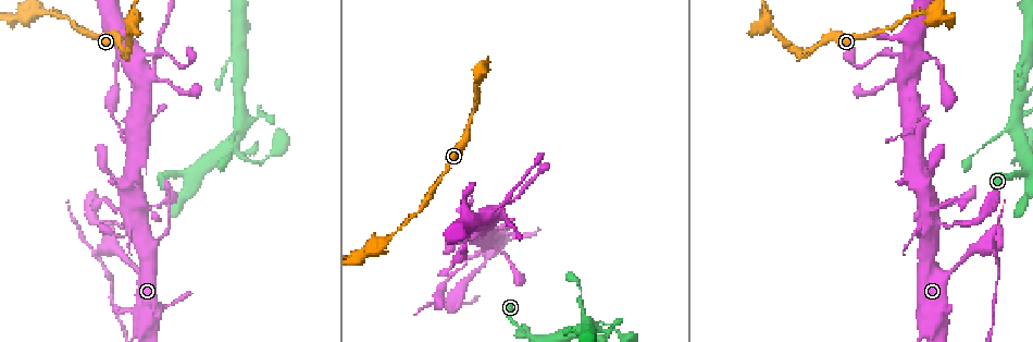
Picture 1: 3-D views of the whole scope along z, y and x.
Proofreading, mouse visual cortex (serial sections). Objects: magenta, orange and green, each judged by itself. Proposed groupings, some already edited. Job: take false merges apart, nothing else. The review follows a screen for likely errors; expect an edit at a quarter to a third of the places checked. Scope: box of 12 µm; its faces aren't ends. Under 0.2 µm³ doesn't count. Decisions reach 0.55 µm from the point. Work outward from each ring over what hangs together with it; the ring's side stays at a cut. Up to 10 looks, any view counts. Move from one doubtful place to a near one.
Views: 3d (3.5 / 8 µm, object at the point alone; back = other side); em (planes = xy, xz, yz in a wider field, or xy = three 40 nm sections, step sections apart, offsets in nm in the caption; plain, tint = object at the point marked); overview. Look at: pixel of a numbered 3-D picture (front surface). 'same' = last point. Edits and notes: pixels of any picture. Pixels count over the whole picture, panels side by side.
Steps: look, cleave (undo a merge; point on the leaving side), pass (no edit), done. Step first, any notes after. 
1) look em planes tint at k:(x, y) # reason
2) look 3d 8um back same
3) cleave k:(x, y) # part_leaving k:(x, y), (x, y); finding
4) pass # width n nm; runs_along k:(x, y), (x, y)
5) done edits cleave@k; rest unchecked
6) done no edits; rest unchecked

look 3d 3.5um at 1:(152, 71) # three-way junction

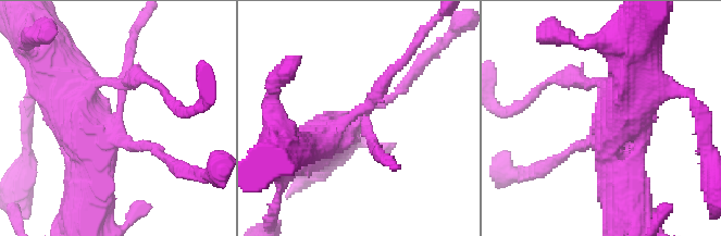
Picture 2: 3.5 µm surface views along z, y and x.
look em xy step 1 plain at 2:(351, 126)

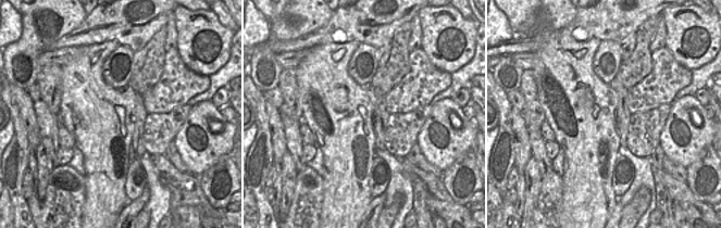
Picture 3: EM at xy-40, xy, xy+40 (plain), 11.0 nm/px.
look em xy step 1 tint same # with the object marked

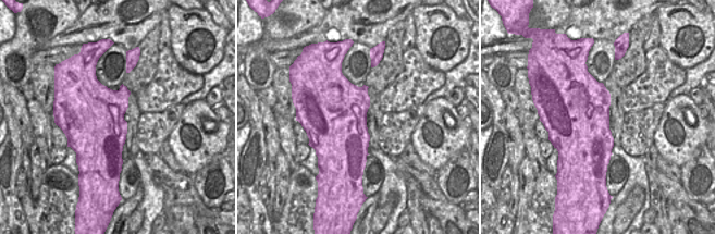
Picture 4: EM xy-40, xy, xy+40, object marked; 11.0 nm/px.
pass # runs_along 2:(101, 207), (82, 110), (48, 83); continuous, no second cell

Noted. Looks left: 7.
look em xy step 3 tint at 1:(135, 270) # thick turns thin

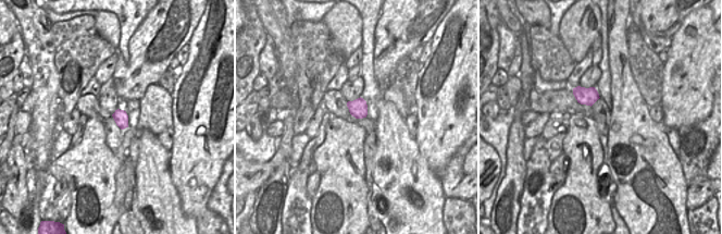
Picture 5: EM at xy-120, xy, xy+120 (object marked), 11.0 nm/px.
look 3d 3.5um same

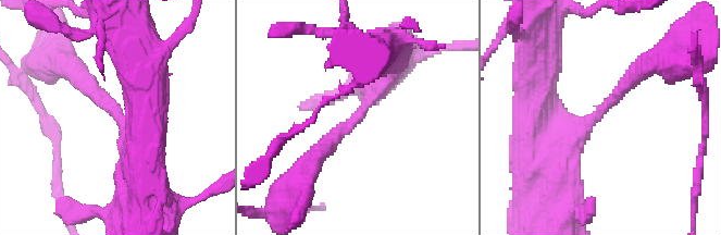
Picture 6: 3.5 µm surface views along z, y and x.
pass # runs_along 6:(546, 164), (577, 138), (635, 74); continuous, no second cell

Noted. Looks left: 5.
look 3d 3.5um at 1:(995, 259) # sudden change in width

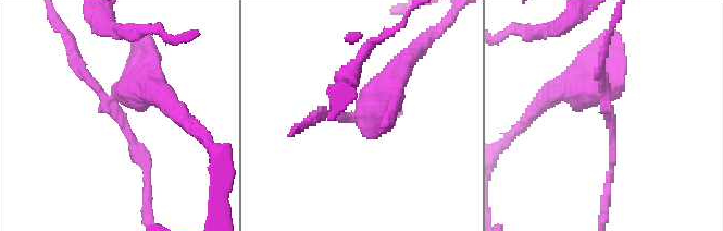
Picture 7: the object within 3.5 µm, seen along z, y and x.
look em xy step 3 tint at 7:(361, 120)

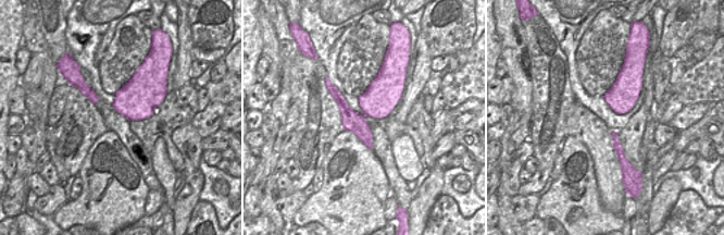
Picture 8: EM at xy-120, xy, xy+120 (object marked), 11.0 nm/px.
cleave 7:(132, 143) # part_leaving 7:(115, 105), (149, 179), (146, 203); a second cell is stuck on

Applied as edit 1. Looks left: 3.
look overview # redraw

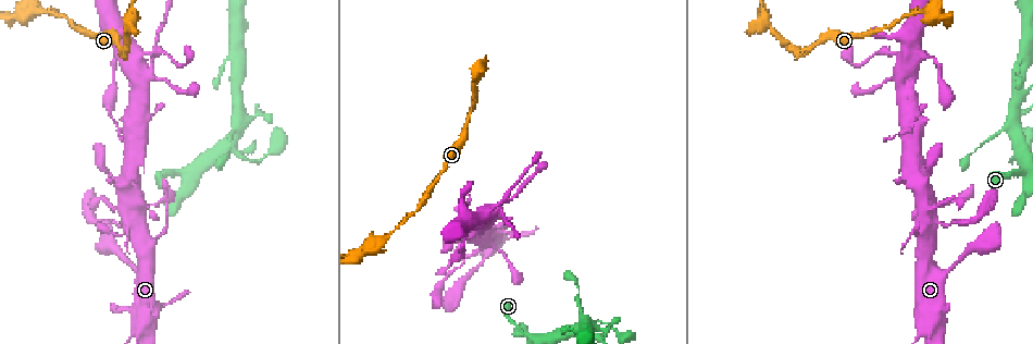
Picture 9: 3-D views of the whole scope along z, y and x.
look 3d 3.5um at 9:(128, 24)

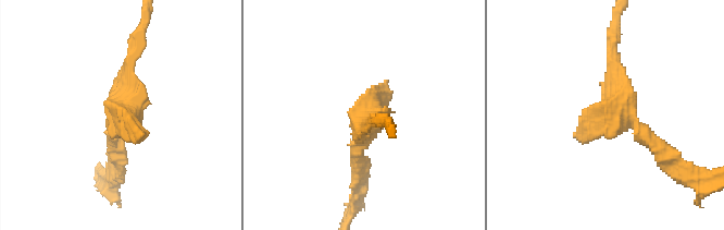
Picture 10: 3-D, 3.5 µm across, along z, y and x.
look em xy step 5 tint at 10:(361, 130) # shape alone is not enough

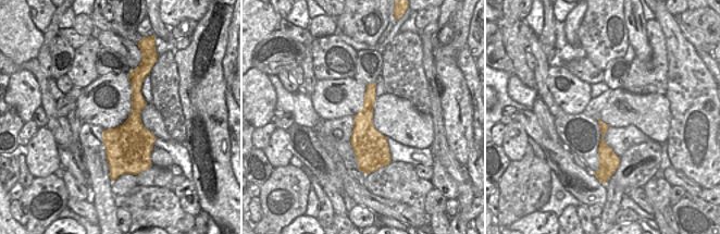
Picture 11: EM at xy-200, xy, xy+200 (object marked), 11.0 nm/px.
pass # runs_along 10:(356, 179), (362, 129), (386, 81); continuous, no second cell

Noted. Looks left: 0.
done edits cleave@7; rest unchecked

